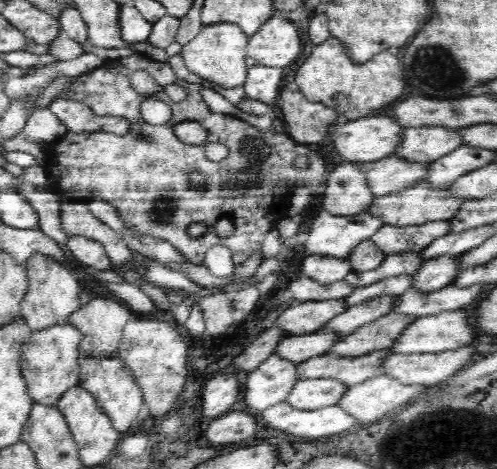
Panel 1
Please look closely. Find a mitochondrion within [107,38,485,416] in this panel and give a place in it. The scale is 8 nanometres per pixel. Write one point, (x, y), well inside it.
(452, 77)

